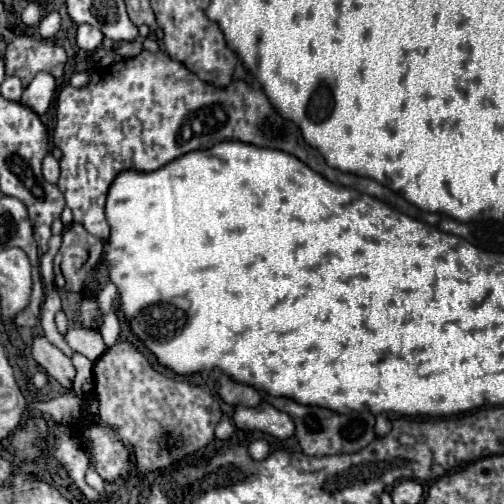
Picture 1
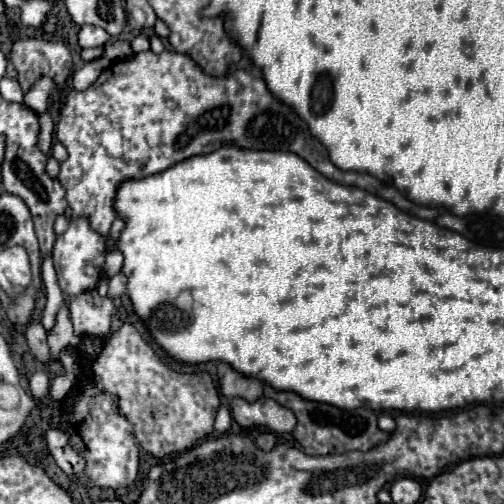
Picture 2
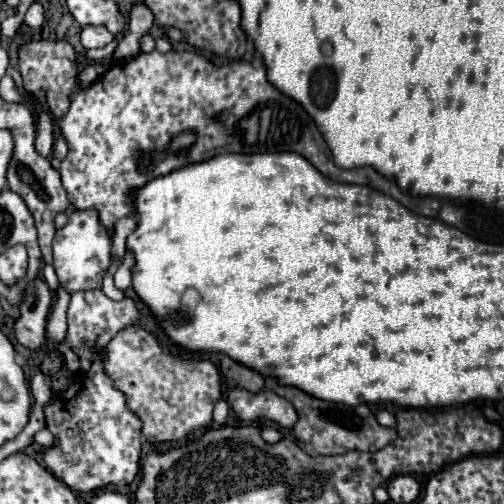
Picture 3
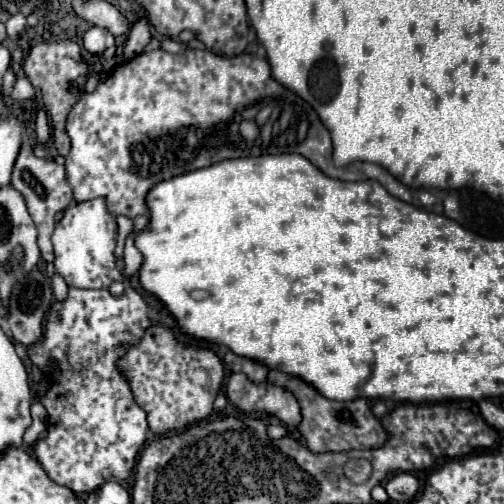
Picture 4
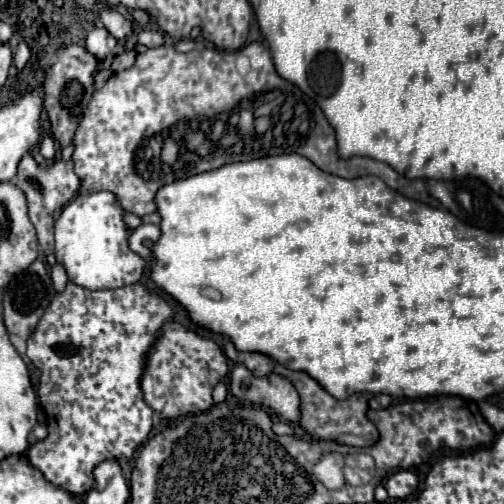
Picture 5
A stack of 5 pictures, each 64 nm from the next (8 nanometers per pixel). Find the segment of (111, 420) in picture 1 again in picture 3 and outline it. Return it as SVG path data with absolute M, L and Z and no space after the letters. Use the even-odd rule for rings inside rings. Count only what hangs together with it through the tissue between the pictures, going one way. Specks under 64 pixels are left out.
M126 328L108 344L108 358L106 358L106 372L112 376L114 386L120 388L128 396L128 408L136 412L142 420L142 434L150 442L168 442L168 440L180 440L186 434L190 434L196 428L208 426L212 422L212 408L216 400L222 398L222 376L218 366L212 360L204 358L180 358L168 352L156 334L144 330L144 328Z

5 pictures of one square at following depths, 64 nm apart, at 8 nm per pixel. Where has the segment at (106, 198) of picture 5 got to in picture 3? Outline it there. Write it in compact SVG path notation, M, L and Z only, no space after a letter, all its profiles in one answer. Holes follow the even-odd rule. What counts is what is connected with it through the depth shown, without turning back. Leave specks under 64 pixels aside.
M96 208L88 210L72 210L68 214L66 226L56 230L54 236L54 270L58 274L60 284L68 292L78 290L94 290L102 288L102 280L112 262L112 232L100 222L100 214Z

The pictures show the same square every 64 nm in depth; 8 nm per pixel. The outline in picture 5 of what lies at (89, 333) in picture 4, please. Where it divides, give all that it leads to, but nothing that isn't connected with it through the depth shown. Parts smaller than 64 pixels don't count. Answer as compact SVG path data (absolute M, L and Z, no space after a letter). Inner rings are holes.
M72 282L66 284L64 292L58 292L38 326L28 338L28 358L42 372L38 398L46 412L48 436L28 450L28 460L36 470L44 474L48 482L70 492L86 494L94 480L92 468L108 456L120 456L126 464L136 448L148 438L152 430L154 410L146 404L142 394L142 376L150 350L162 336L162 326L174 316L174 308L162 294L148 292L142 284L130 284L116 290L90 292Z

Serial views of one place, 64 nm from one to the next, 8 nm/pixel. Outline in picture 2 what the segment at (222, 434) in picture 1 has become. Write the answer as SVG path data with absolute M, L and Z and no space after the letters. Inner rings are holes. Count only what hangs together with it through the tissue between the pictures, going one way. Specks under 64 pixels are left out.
M220 406L218 412L216 412L216 424L214 428L218 432L228 432L230 430L230 424L232 424L232 416L230 416L230 410L226 406Z

